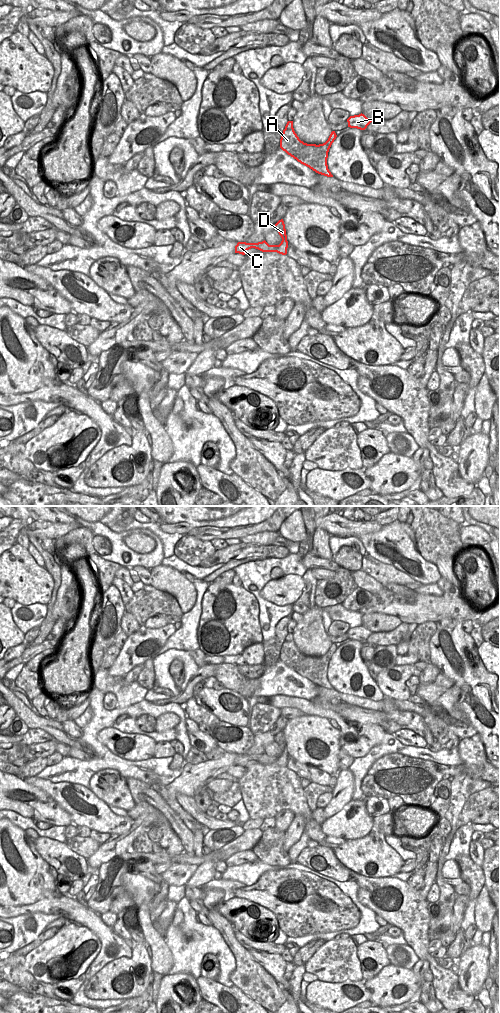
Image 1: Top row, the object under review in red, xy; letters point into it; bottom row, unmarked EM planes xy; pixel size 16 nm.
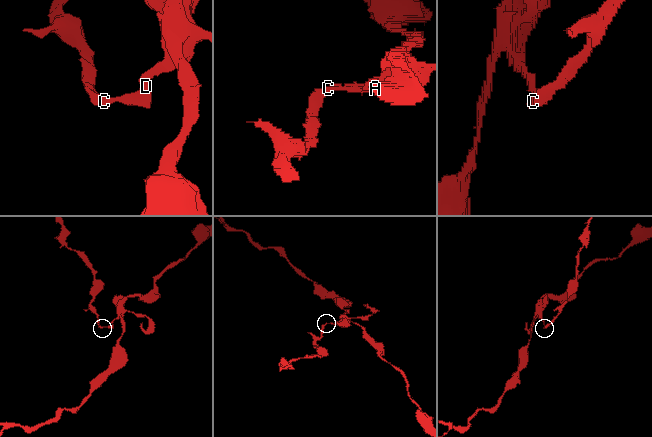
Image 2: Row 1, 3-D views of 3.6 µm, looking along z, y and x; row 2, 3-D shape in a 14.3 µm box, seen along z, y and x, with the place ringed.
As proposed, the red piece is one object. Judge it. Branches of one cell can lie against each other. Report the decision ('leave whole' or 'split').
split

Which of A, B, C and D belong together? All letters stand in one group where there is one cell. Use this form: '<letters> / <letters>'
A B D / C

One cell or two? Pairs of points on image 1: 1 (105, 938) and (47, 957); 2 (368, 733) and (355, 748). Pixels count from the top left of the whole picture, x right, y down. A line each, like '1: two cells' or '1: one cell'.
1: two cells
2: one cell

